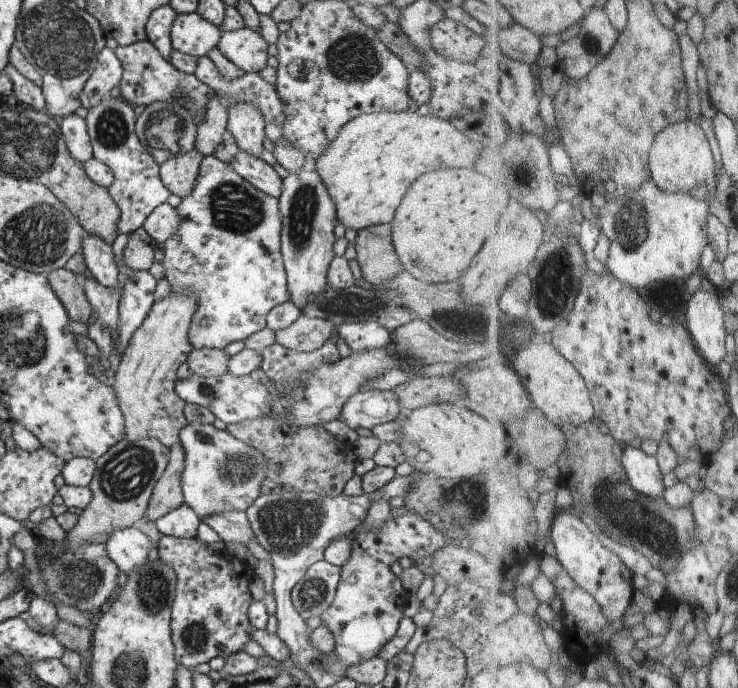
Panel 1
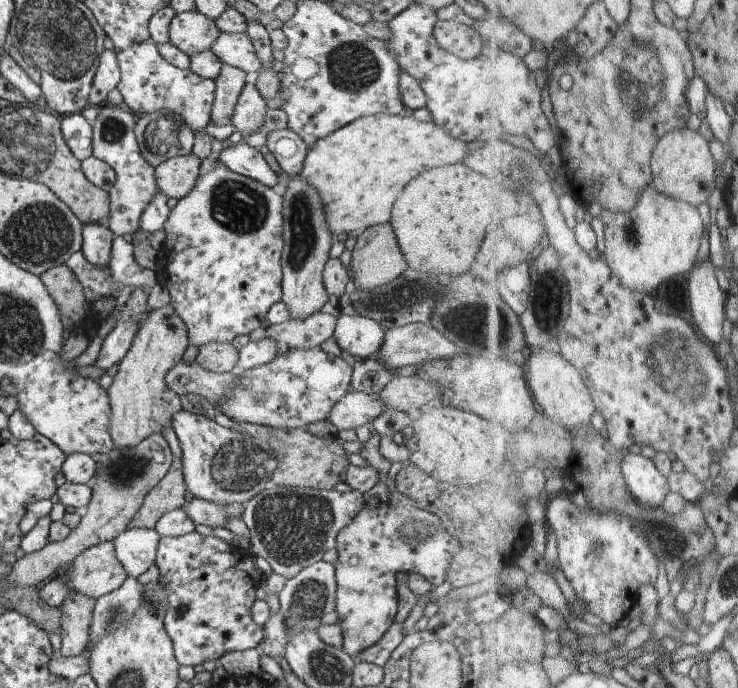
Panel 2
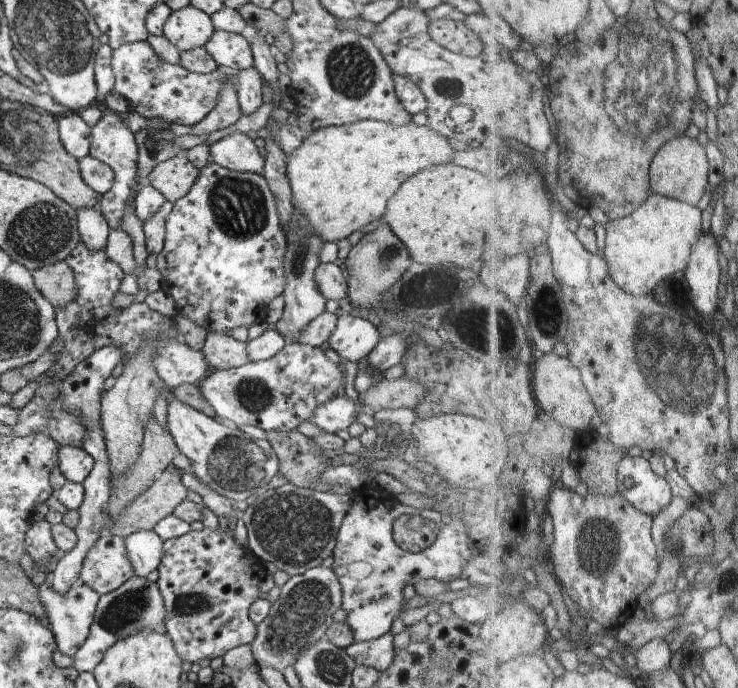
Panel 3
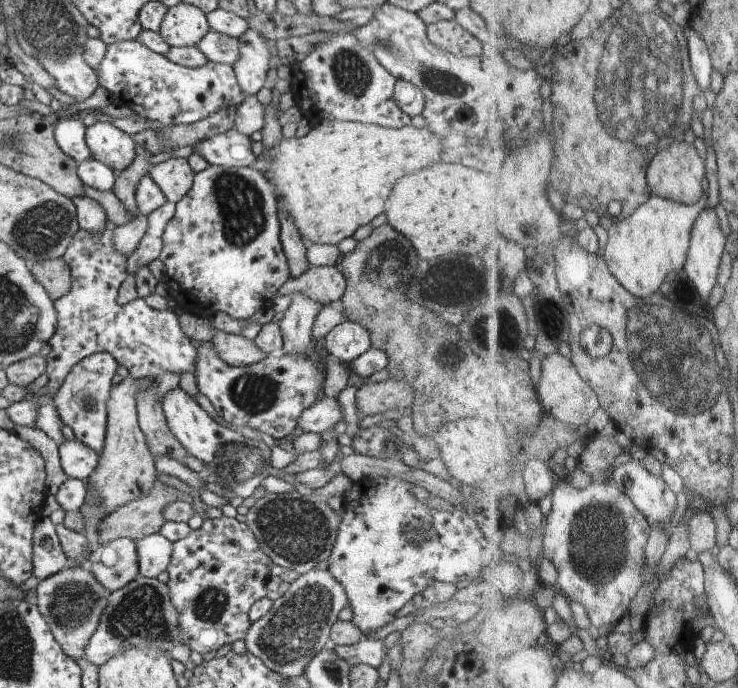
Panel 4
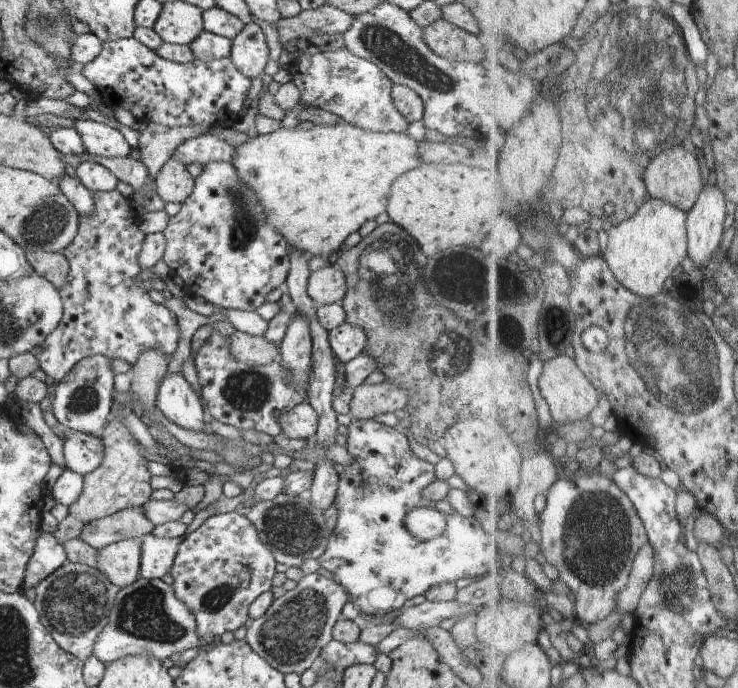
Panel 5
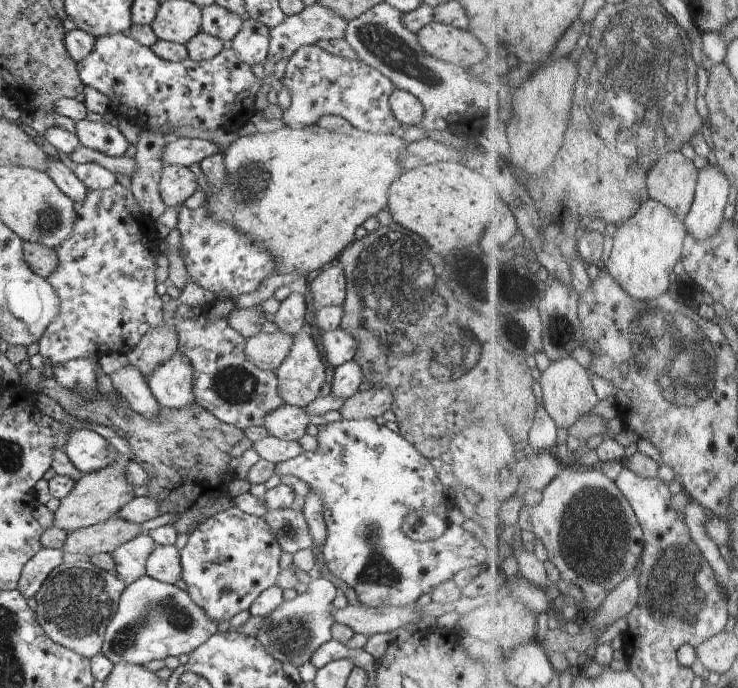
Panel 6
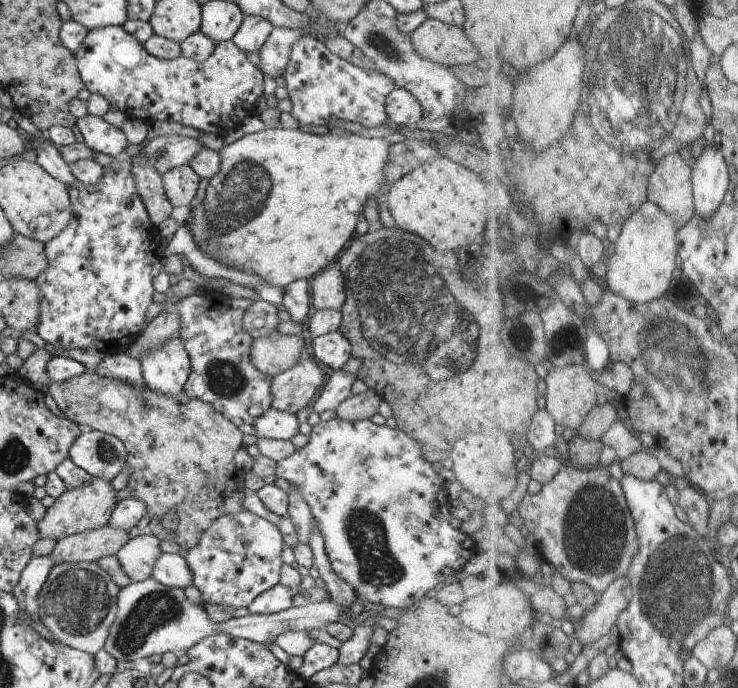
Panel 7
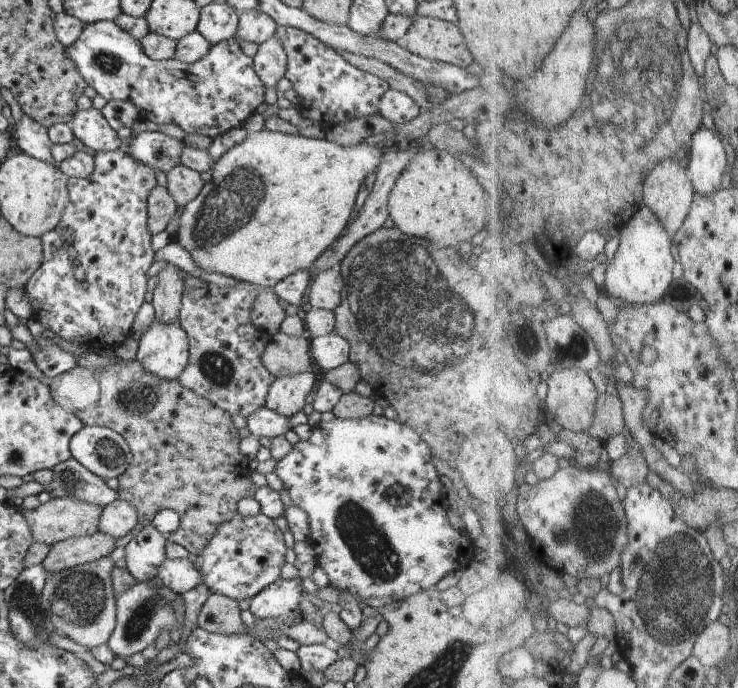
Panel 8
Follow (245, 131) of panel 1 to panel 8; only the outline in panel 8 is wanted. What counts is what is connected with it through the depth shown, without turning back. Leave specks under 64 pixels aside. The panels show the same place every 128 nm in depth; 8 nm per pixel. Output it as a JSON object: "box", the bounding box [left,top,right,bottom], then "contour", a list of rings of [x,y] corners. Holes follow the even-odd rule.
{"box":[237,11,278,44],"contour":[[[241,11],[237,35],[248,42],[262,44],[275,36],[278,26],[264,11]]]}

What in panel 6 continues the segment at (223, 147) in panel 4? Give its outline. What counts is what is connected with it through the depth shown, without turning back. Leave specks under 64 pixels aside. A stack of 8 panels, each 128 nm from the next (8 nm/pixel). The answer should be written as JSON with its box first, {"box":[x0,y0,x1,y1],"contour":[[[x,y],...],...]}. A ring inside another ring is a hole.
{"box":[161,137,218,167],"contour":[[[171,137],[163,146],[161,161],[164,166],[191,167],[198,165],[201,160],[214,153],[218,153],[218,148],[213,141],[189,137]]]}

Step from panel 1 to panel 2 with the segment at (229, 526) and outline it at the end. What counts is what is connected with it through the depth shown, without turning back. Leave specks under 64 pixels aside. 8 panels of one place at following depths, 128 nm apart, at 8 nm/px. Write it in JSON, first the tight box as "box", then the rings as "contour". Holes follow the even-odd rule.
{"box":[184,499,246,527],"contour":[[[193,499],[185,504],[184,512],[194,522],[194,525],[204,524],[204,526],[225,527],[230,517],[241,517],[246,509],[246,504],[228,504],[221,506],[206,502],[206,500]]]}

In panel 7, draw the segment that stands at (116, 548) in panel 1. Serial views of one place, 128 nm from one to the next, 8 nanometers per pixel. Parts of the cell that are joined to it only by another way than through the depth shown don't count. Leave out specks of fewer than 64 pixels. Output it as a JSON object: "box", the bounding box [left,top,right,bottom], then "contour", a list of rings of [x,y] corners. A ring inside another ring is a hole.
{"box":[153,553,193,590],"contour":[[[162,553],[153,566],[156,582],[184,590],[193,585],[193,574],[186,559],[178,553]]]}

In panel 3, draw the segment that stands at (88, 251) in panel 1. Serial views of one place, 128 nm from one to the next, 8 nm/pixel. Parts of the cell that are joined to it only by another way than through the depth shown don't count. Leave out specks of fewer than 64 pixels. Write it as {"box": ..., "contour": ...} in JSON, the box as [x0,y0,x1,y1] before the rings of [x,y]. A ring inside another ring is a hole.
{"box":[77,207,110,252],"contour":[[[99,207],[77,210],[78,231],[83,244],[92,252],[105,250],[110,228]]]}

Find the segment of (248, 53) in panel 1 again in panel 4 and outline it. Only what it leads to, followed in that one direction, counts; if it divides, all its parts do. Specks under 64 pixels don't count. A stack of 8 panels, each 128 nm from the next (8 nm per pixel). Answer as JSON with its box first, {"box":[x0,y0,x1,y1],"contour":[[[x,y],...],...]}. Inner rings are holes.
{"box":[197,30,240,66],"contour":[[[210,30],[197,45],[208,61],[234,66],[240,56],[240,40]]]}

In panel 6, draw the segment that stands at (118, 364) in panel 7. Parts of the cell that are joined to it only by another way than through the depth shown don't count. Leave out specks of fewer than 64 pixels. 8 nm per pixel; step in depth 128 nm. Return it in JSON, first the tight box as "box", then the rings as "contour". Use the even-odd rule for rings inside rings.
{"box":[110,364,159,419],"contour":[[[129,364],[110,376],[113,388],[128,401],[135,413],[147,419],[153,419],[157,415],[159,402],[154,398],[147,379],[135,366]]]}

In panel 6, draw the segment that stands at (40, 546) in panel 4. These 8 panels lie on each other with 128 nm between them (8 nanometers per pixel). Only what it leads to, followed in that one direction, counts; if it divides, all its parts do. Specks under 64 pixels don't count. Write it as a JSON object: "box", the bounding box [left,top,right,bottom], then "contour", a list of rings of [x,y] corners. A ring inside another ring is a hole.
{"box":[17,547,63,600],"contour":[[[42,547],[23,566],[17,589],[26,600],[35,596],[44,580],[50,576],[50,572],[63,563],[63,553],[61,549]]]}

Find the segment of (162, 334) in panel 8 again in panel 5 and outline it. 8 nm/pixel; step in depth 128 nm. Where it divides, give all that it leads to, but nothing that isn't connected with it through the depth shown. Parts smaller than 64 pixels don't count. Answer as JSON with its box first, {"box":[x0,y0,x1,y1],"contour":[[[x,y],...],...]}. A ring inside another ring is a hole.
{"box":[156,373,210,433],"contour":[[[167,373],[158,388],[156,407],[170,422],[187,430],[210,433],[201,399],[183,374]]]}

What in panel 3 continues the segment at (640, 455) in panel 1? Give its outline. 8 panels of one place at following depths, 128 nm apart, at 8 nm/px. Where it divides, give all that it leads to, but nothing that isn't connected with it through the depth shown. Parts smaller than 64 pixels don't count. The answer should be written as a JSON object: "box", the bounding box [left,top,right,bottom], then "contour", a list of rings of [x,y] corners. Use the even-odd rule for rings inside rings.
{"box":[619,455,676,517],"contour":[[[629,455],[622,462],[619,482],[620,493],[654,517],[669,508],[676,498],[670,480],[654,470],[650,459]]]}

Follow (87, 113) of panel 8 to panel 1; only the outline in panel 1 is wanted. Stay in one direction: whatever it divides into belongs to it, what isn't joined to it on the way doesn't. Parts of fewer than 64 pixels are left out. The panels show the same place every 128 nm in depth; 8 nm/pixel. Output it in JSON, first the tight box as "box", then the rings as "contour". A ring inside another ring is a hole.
{"box":[85,96,169,234],"contour":[[[107,96],[88,110],[85,118],[86,128],[92,142],[93,157],[110,168],[114,181],[107,189],[110,197],[120,210],[118,233],[128,234],[143,227],[146,218],[169,197],[169,191],[159,176],[160,166],[142,146],[135,132],[139,110],[127,103],[121,96]]]}

